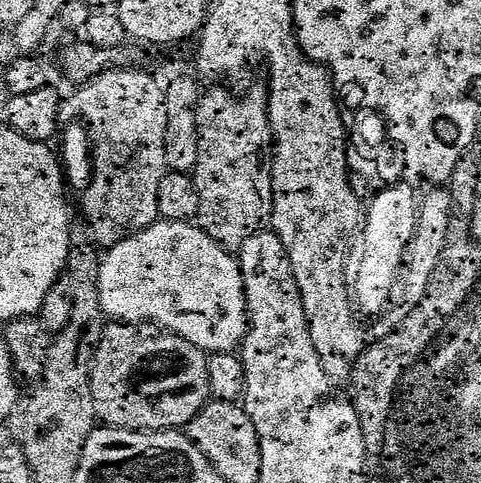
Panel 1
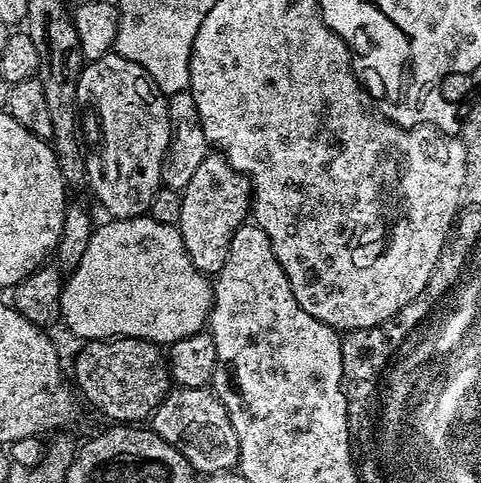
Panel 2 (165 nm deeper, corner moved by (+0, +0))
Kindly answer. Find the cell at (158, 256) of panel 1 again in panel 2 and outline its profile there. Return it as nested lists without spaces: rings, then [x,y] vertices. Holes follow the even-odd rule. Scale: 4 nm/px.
[[[147,214],[136,216],[133,220],[117,220],[112,218],[107,222],[109,224],[104,224],[101,228],[99,225],[99,227],[93,231],[92,240],[86,246],[84,255],[80,257],[79,264],[71,269],[70,275],[67,277],[64,292],[60,295],[62,324],[65,324],[74,335],[81,336],[81,341],[84,342],[89,340],[111,340],[121,336],[129,336],[135,340],[150,340],[152,343],[161,346],[172,345],[176,340],[180,340],[185,336],[192,336],[201,331],[210,320],[214,288],[210,283],[209,277],[196,269],[192,264],[192,260],[188,256],[188,251],[184,249],[179,227],[171,224],[163,224],[162,222],[154,222],[151,216]]]

